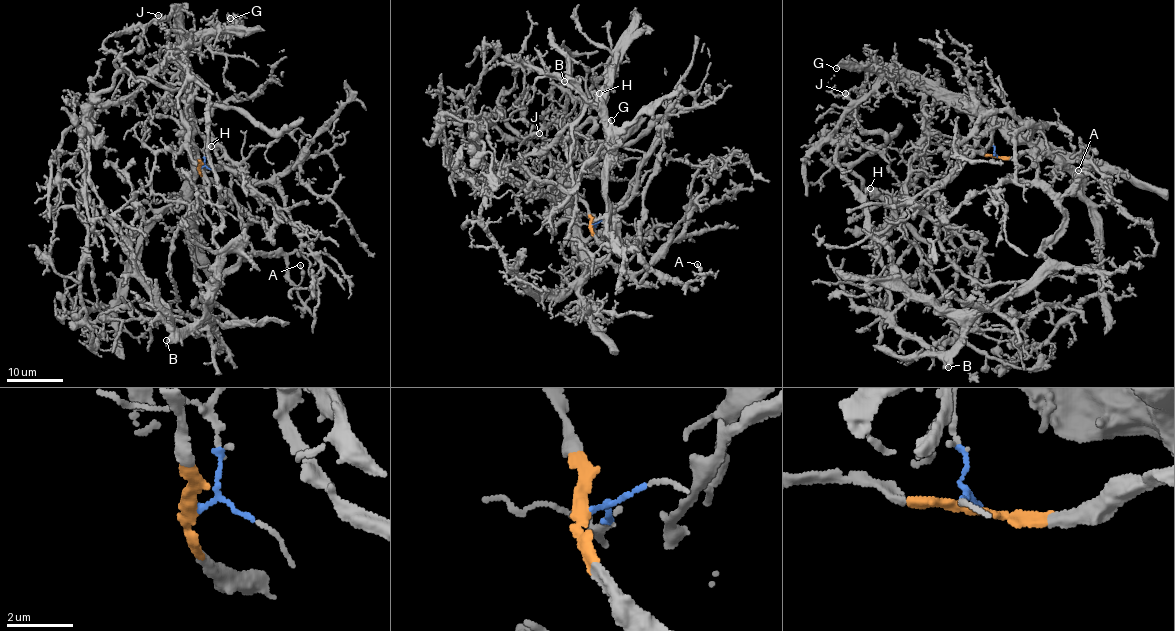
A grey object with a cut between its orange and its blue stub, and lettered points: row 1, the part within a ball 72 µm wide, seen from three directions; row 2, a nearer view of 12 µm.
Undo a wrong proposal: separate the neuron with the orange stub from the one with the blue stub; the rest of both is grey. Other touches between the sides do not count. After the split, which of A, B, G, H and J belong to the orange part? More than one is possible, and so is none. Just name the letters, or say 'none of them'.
A, B, H

